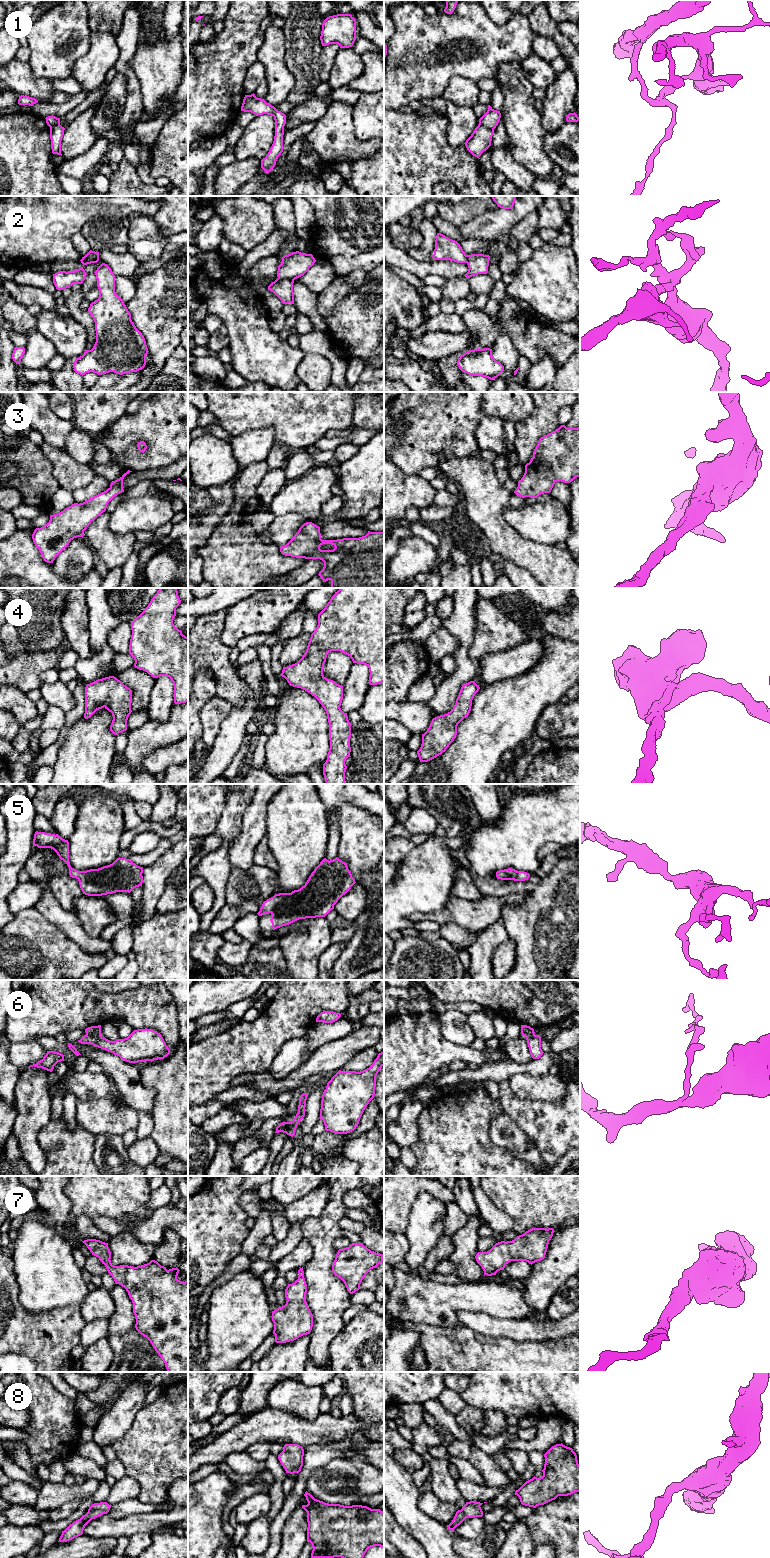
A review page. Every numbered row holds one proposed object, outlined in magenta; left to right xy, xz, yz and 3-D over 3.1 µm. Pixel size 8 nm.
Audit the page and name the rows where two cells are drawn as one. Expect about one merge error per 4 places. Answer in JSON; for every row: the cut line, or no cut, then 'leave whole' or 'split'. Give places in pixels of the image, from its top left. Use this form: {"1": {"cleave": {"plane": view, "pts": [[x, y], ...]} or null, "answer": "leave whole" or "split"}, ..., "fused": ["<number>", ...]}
{"1": {"cleave": {"plane": "yz", "pts": [[479, 123], [493, 131]]}, "answer": "split"}, "2": {"cleave": {"plane": "xz", "pts": [[277, 278], [291, 278], [293, 280]]}, "answer": "split"}, "3": {"cleave": null, "answer": "leave whole"}, "4": {"cleave": null, "answer": "leave whole"}, "5": {"cleave": null, "answer": "leave whole"}, "6": {"cleave": {"plane": "xy", "pts": [[86, 1033], [100, 1036]]}, "answer": "split"}, "7": {"cleave": null, "answer": "leave whole"}, "8": {"cleave": null, "answer": "leave whole"}, "fused": ["1", "2", "6"]}

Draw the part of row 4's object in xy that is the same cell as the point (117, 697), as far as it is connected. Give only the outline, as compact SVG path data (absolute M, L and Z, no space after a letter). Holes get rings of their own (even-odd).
M114 676L98 679L85 687L84 718L90 718L97 710L105 708L112 713L110 731L118 735L127 730L131 714L132 690Z

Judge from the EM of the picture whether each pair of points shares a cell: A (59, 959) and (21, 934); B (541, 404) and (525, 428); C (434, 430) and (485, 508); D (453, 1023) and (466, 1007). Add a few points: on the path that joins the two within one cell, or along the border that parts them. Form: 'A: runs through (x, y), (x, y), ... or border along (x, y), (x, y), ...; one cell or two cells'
A: runs through (50, 959), (46, 959), (30, 943); one cell
B: runs through (541, 410), (531, 422); one cell
C: border along (468, 455), (461, 457), (441, 456), (437, 466); two cells
D: border along (467, 1014), (461, 1011), (447, 1010), (440, 1015); two cells

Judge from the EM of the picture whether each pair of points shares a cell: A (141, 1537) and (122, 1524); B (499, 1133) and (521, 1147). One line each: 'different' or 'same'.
A: different
B: same

